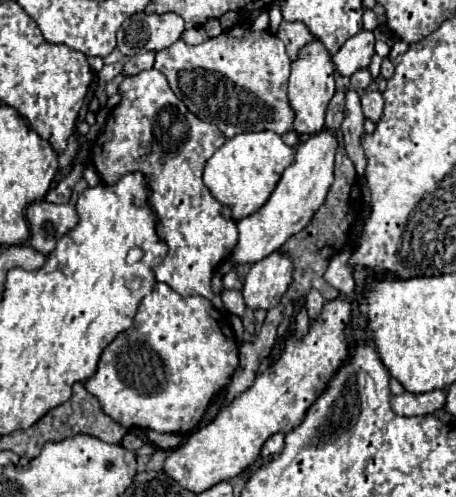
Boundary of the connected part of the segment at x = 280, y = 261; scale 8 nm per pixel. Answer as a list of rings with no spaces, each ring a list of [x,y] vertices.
[[[282,250],[272,252],[268,260],[260,260],[260,264],[254,264],[246,274],[242,288],[244,302],[252,310],[270,310],[282,300],[290,282],[292,258]]]

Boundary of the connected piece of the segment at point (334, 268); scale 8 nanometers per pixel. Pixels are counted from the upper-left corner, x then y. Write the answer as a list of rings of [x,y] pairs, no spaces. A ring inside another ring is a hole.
[[[340,252],[340,254],[334,254],[330,260],[328,260],[328,268],[324,272],[324,280],[328,284],[332,284],[336,290],[340,290],[342,294],[348,294],[348,296],[354,296],[354,278],[352,278],[352,268],[348,264],[348,258],[350,258],[350,252]]]

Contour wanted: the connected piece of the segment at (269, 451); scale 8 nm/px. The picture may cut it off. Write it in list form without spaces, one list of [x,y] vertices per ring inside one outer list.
[[[274,434],[270,436],[266,442],[264,442],[264,448],[262,448],[262,456],[274,456],[278,454],[280,450],[284,448],[284,434]]]

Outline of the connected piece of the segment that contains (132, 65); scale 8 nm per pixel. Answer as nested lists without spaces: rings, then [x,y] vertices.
[[[144,52],[144,54],[132,56],[124,64],[124,74],[138,74],[142,70],[150,70],[154,66],[154,58],[156,58],[156,52]]]

